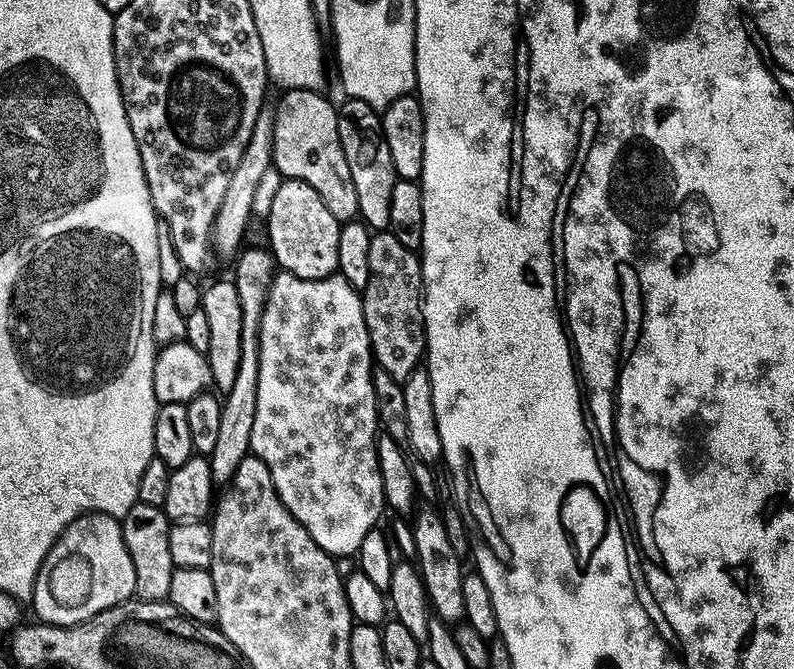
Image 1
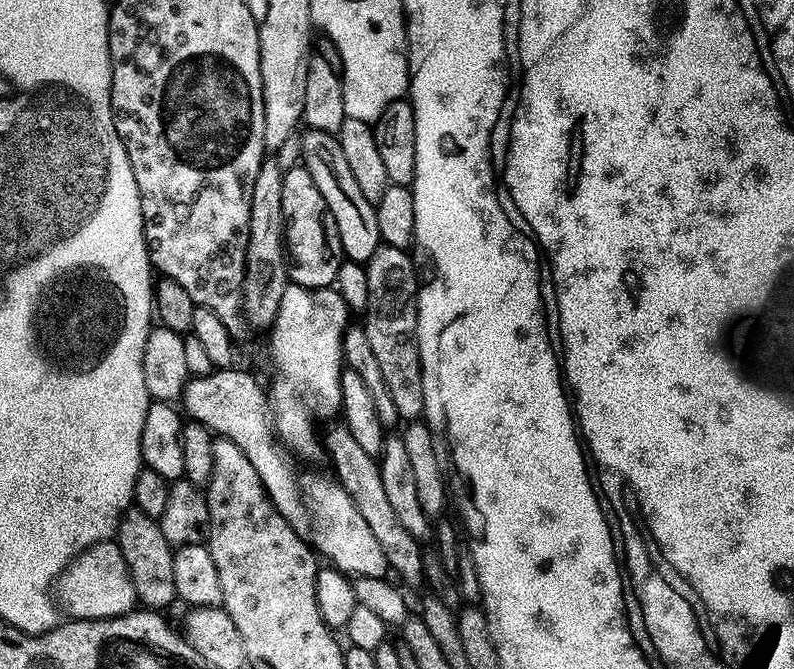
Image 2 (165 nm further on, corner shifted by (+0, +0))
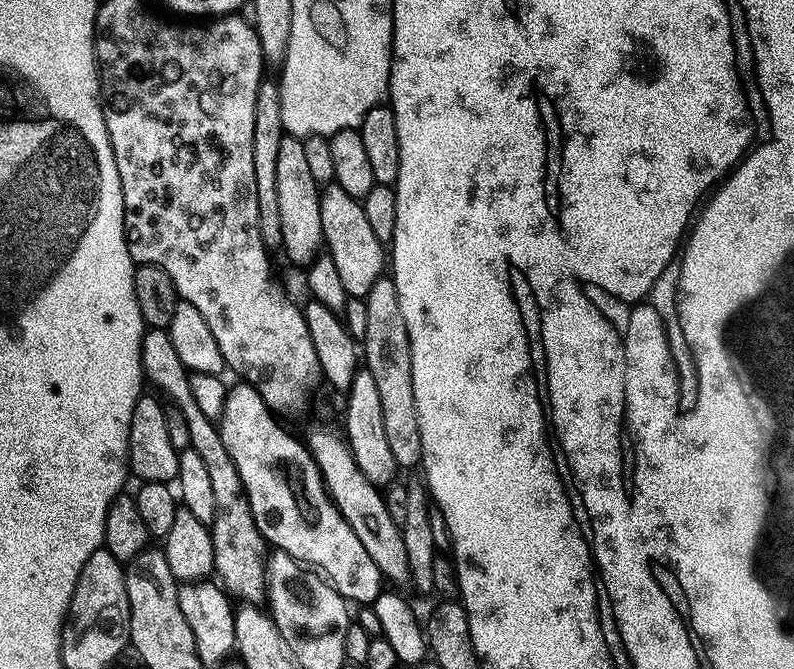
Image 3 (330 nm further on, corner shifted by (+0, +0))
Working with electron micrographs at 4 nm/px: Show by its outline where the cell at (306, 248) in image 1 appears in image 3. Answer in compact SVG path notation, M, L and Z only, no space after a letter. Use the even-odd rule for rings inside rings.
M285 134L278 149L277 167L279 217L282 222L282 252L296 264L307 266L321 255L324 248L322 210L320 209L321 185L310 174L303 139Z

